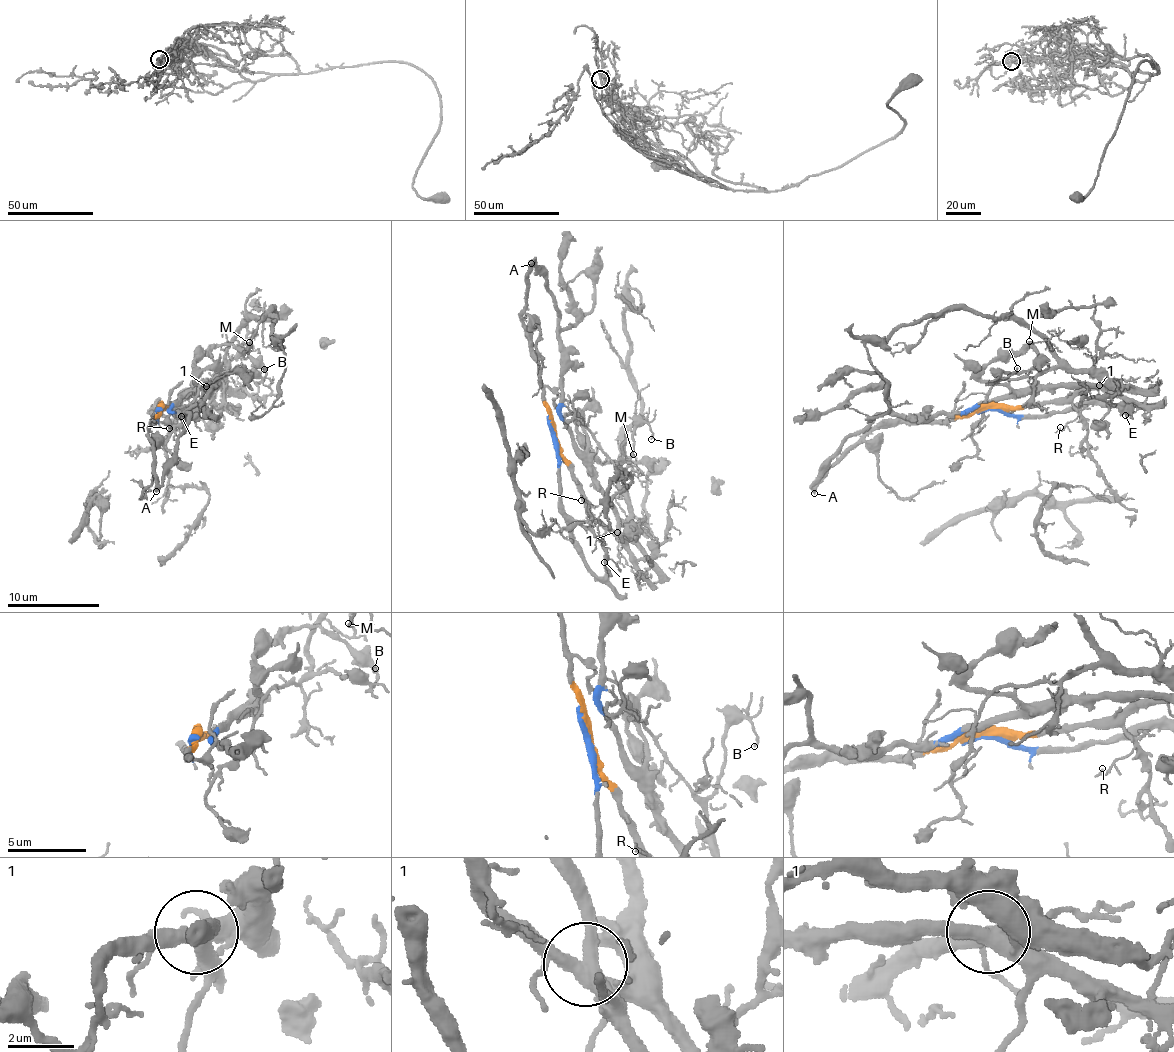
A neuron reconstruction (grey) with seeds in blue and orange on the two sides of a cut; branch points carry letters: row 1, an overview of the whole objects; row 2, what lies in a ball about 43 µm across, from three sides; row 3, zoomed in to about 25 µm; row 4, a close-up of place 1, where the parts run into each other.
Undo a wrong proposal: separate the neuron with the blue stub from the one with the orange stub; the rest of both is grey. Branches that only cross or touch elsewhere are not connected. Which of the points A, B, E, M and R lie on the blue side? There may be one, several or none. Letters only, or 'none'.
E

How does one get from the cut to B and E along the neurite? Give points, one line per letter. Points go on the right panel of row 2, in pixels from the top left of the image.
B: (987, 409), (1064, 401), (1105, 380), (1085, 371), (1039, 369), (1001, 375), (1008, 377), (1018, 368)
E: (987, 409), (1003, 409), (1015, 415), (1052, 416), (1073, 411), (1083, 404), (1139, 404), (1125, 415)

